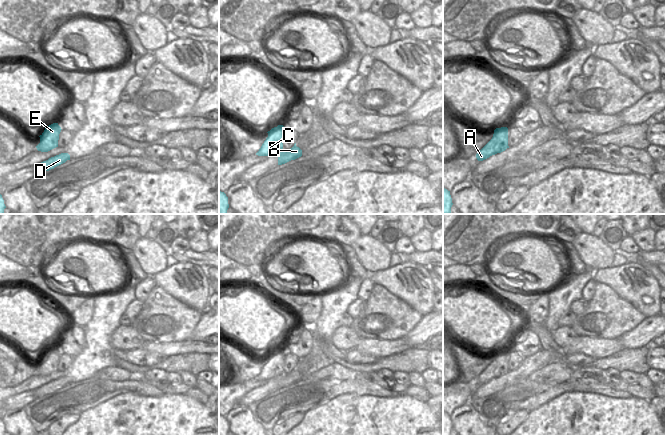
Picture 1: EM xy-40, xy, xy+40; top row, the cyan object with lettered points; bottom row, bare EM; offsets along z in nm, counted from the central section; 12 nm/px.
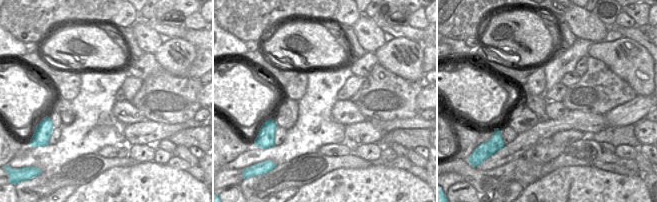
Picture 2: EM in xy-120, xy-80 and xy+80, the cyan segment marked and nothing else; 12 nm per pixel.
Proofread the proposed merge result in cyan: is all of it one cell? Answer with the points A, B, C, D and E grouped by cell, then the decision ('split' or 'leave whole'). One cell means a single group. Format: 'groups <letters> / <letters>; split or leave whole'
groups A C E / B D; split

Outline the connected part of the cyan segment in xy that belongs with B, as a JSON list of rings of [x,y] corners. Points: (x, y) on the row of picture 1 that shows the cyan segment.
[[[296,146],[290,149],[283,149],[281,152],[278,152],[278,165],[285,164],[291,160],[295,160],[302,156],[302,150]]]

